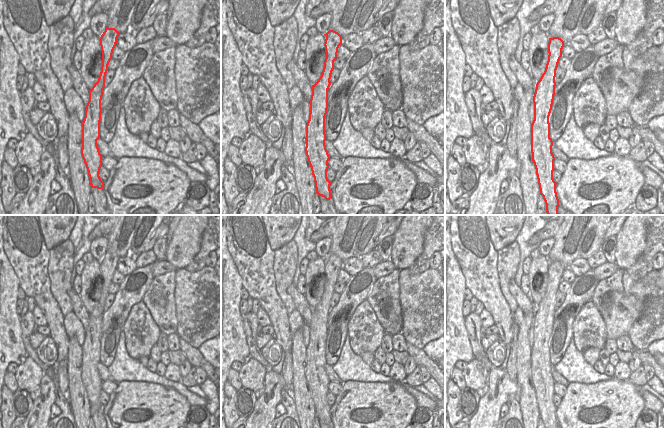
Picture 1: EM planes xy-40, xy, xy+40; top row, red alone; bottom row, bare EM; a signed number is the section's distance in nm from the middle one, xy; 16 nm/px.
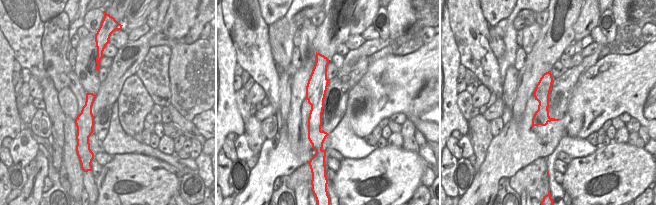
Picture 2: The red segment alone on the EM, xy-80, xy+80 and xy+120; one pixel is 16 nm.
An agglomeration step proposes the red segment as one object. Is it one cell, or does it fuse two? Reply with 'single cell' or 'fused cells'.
single cell

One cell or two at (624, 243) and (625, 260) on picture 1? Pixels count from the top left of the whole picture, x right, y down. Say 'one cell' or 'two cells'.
one cell

